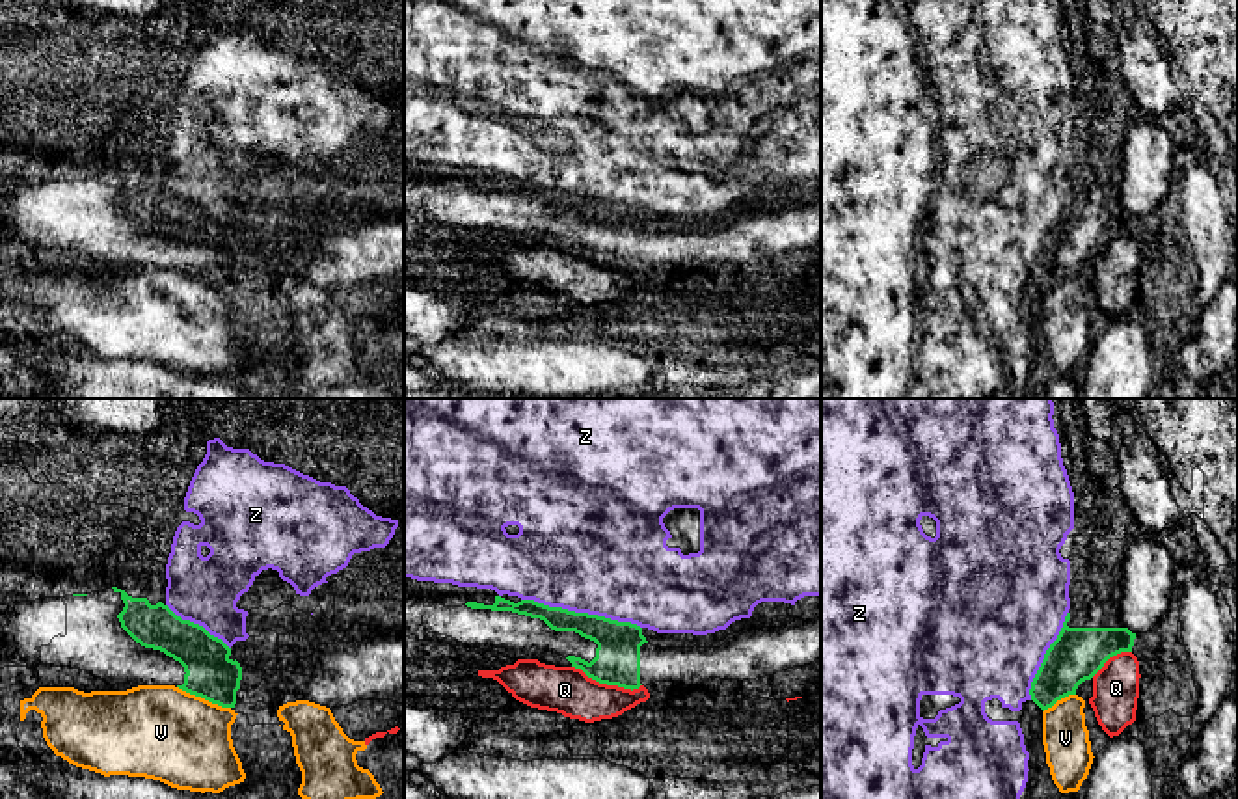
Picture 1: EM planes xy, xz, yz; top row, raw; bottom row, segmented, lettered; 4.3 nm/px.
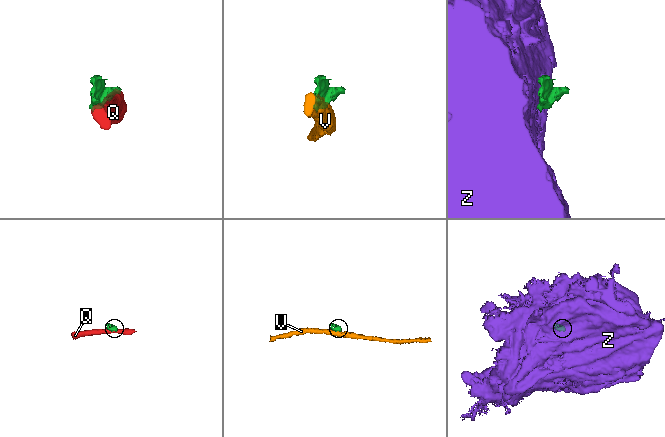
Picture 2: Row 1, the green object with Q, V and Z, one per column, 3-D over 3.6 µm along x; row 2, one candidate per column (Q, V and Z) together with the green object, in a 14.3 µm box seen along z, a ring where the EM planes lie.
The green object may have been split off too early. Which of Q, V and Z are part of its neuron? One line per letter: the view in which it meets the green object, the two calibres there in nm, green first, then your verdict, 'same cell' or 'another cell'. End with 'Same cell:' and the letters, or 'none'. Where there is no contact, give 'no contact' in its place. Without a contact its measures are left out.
Q: contact in xz; calibres 200 and 200 nm; another cell
V: contact in xy; calibres 220 and 400 nm; another cell
Z: contact in xz; calibres 190 and 500 nm; another cell
Same cell: none

